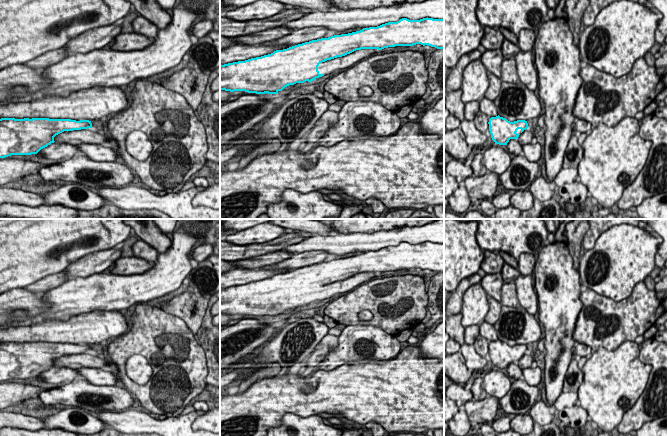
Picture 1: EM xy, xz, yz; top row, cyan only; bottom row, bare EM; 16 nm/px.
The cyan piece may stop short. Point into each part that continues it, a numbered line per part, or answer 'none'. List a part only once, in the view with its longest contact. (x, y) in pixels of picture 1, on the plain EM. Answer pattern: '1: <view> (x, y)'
1: xz (327, 291)

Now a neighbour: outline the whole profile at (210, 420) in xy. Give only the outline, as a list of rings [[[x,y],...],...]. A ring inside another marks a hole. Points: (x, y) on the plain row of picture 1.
[[[220,407],[212,408],[198,416],[192,424],[192,429],[220,433]]]

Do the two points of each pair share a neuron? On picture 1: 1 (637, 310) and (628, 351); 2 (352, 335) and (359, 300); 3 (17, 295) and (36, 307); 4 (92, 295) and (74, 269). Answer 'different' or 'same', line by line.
1: different
2: different
3: same
4: different

